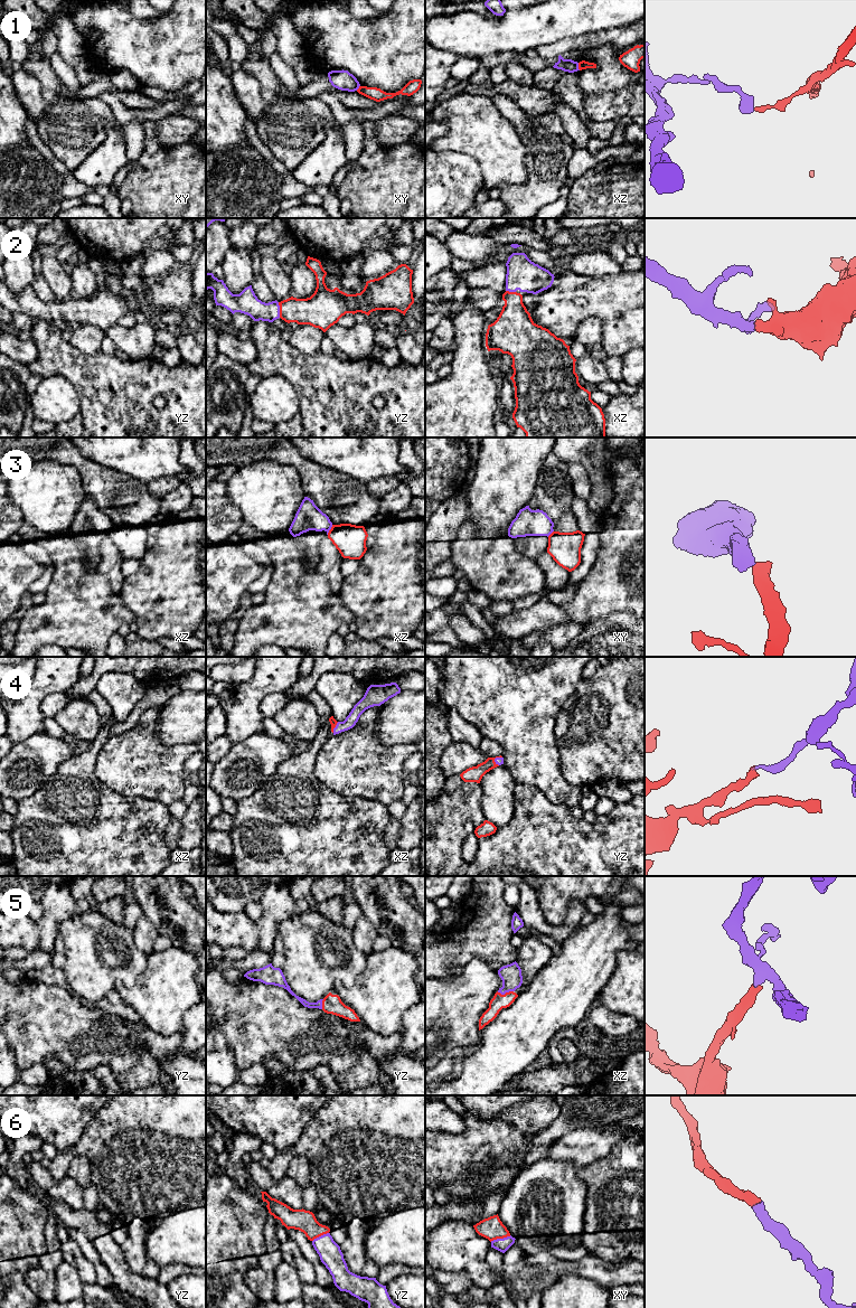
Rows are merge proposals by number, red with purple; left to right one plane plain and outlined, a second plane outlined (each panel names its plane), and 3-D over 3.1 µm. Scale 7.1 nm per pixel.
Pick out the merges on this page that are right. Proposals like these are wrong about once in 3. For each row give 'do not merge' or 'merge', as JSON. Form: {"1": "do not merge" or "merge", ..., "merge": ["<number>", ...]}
{"1": "do not merge", "2": "merge", "3": "do not merge", "4": "merge", "5": "merge", "6": "merge", "merge": ["2", "4", "5", "6"]}

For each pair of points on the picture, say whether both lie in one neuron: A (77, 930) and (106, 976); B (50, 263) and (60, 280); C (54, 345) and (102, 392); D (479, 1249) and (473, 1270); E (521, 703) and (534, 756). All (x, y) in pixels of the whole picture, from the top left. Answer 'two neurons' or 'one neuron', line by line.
A: one neuron
B: one neuron
C: one neuron
D: two neurons
E: one neuron

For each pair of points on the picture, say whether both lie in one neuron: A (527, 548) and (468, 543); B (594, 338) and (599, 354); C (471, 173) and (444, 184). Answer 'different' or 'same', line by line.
A: different
B: same
C: same

